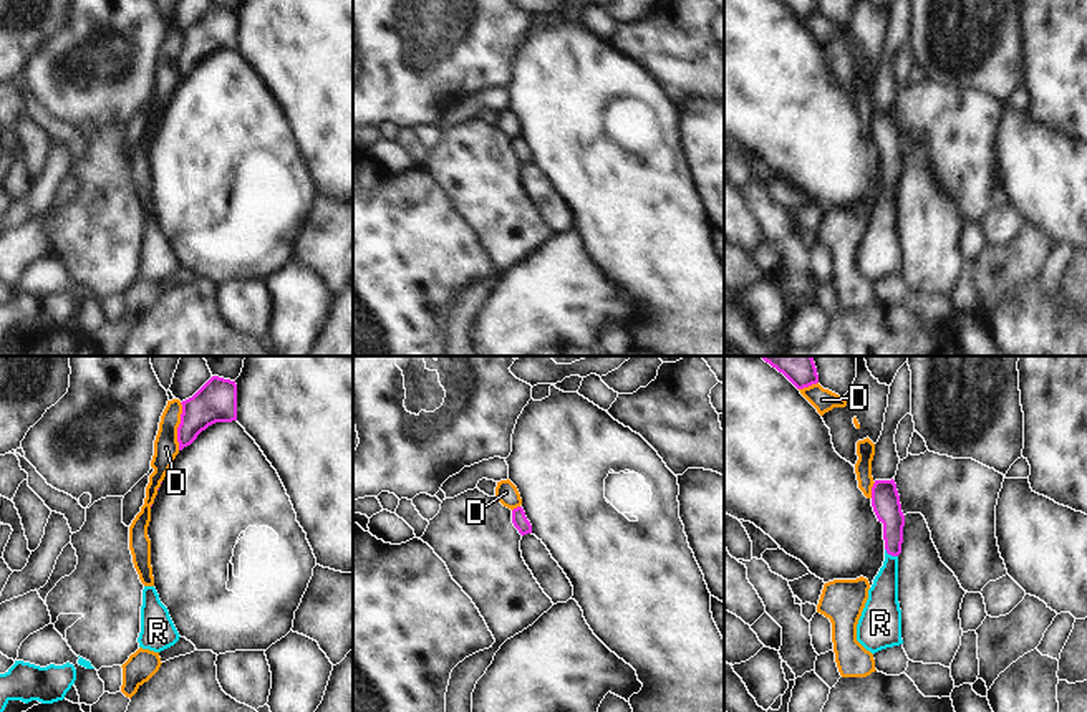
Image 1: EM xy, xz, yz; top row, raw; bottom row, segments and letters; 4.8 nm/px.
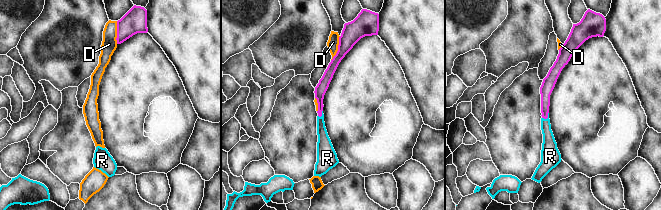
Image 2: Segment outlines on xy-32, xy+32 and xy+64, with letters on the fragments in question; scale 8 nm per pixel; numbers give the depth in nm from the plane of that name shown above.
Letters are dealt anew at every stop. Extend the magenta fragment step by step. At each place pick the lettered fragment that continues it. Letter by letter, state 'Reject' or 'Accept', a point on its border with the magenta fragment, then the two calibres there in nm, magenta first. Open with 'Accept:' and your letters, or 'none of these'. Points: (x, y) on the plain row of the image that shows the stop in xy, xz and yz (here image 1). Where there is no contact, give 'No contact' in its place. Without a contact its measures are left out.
Accept: R
D: Reject. Touches magenta at xy (179, 55). Thickness 200 nm (magenta) against 120 nm
R: Accept. Touches magenta at yz (890, 182). Thickness 140 nm (magenta) against 150 nm

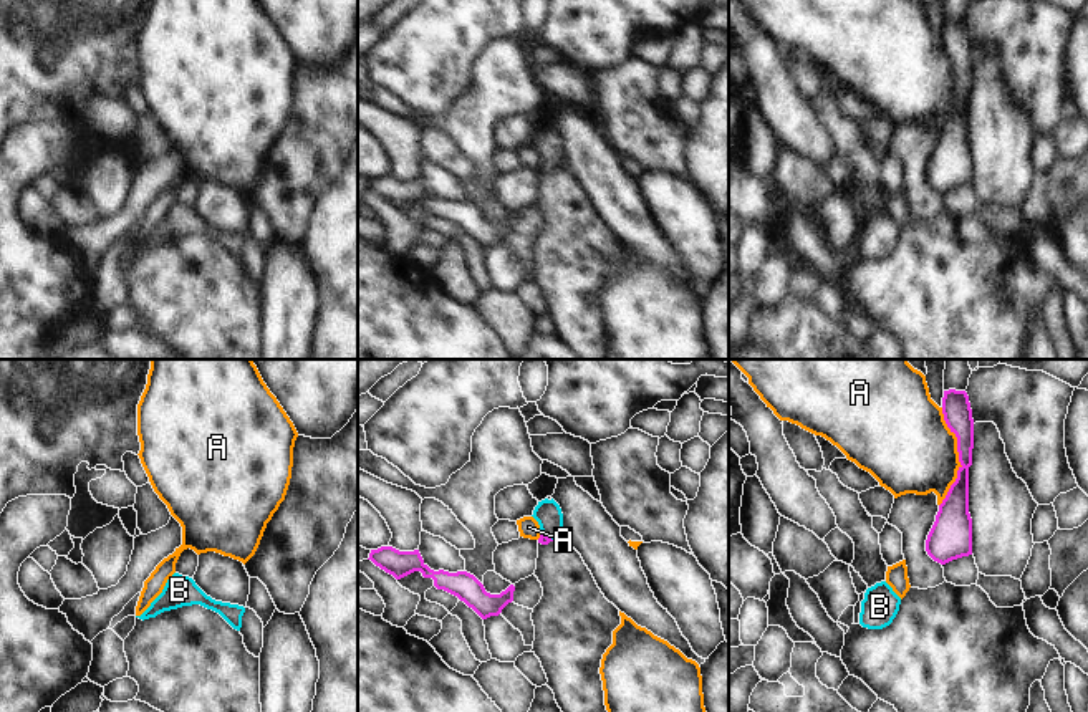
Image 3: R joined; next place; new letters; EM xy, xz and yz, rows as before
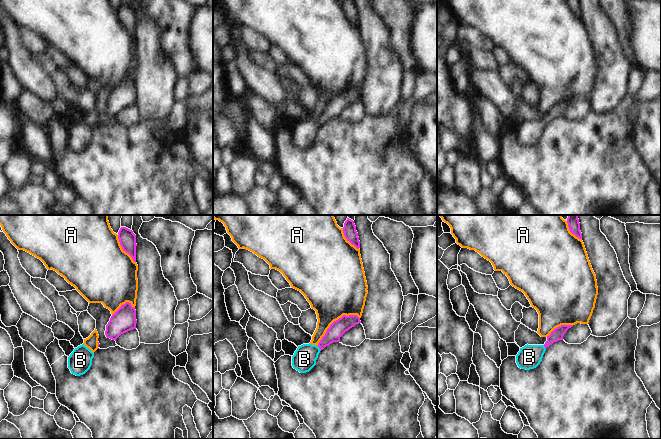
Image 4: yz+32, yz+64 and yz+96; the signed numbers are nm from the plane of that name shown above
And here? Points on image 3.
Accept: B
A: Reject. Touches magenta at yz (959, 86). Thickness 140 nm (magenta) against 440 nm
B: Accept. Touches magenta at xz (545, 164). Thickness 50 nm (magenta) against 130 nm

